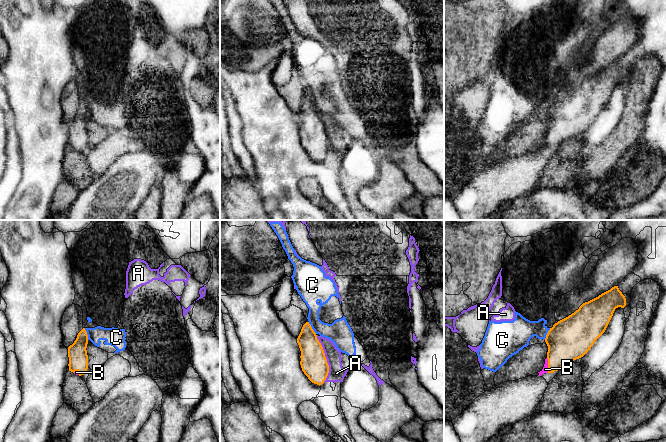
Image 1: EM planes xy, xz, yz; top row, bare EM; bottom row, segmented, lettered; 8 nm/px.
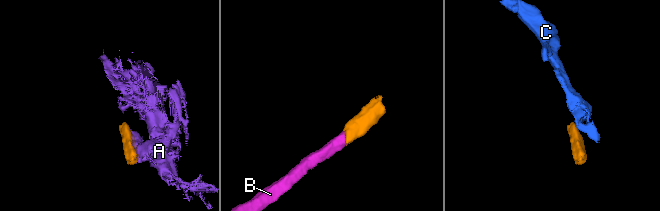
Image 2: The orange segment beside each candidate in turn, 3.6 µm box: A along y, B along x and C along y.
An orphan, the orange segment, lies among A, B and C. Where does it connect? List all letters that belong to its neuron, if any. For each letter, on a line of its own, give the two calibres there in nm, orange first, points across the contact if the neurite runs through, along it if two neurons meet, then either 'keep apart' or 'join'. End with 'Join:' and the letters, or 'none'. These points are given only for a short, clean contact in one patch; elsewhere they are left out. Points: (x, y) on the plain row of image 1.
A: calibres 220 and 130 nm; keep apart
B: calibres 320 and 50 nm; join
C: calibres 160 and 140 nm; border xy (84, 104), (88, 115); keep apart
Join: B

